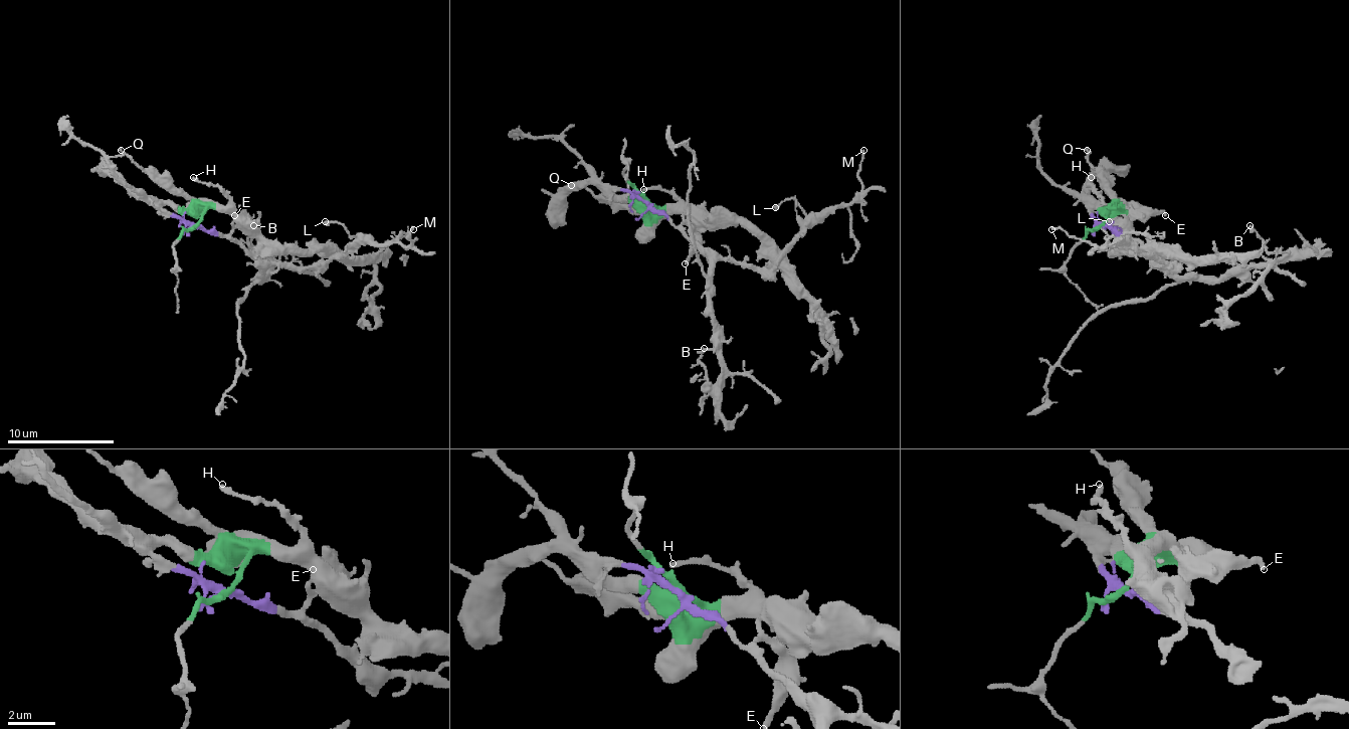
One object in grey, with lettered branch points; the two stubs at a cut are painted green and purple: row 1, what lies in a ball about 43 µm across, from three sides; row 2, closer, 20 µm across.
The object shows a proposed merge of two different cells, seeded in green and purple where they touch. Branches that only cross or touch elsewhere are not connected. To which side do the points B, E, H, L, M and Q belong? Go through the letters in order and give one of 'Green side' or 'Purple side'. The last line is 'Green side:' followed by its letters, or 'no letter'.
B: Purple side
E: Purple side
H: Green side
L: Purple side
M: Purple side
Q: Green side
Green side: H, Q

